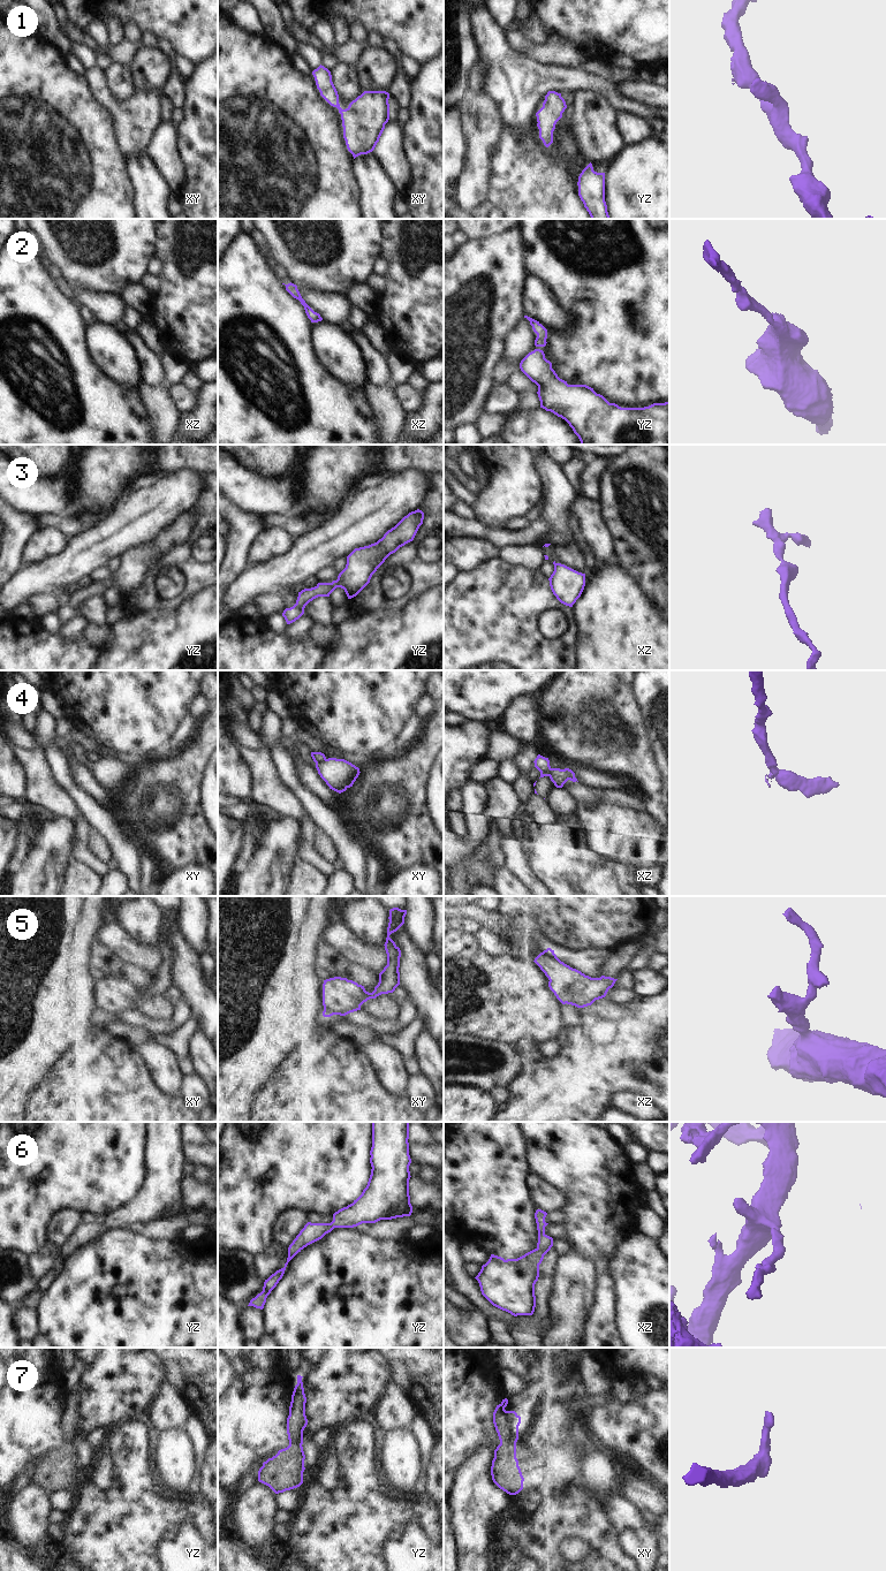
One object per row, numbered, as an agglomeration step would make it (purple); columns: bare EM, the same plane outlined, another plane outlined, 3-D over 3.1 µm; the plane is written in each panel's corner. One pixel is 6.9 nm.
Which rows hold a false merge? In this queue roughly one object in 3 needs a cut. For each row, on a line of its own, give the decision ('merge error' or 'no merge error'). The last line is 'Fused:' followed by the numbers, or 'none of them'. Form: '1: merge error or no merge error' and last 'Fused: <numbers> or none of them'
1: no merge error
2: no merge error
3: no merge error
4: merge error
5: no merge error
6: no merge error
7: no merge error
Fused: 4

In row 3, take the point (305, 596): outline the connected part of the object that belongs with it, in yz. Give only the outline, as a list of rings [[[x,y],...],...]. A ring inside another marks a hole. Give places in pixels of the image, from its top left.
[[[422,510],[411,511],[377,542],[355,548],[347,556],[346,568],[339,574],[336,580],[318,583],[315,587],[298,592],[296,604],[282,613],[287,624],[298,620],[310,601],[318,597],[330,597],[336,587],[343,589],[348,599],[356,597],[370,583],[372,575],[391,554],[414,540],[423,519]]]

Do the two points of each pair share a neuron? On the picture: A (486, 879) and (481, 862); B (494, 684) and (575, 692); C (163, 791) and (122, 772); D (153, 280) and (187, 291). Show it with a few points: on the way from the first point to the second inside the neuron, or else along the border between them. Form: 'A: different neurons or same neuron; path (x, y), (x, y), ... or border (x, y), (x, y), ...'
A: same neuron; path (482, 874), (481, 866)
B: different neurons; border (551, 682), (540, 691)
C: different neurons; border (134, 769), (130, 780), (114, 794)
D: different neurons; border (159, 275), (159, 286), (154, 294)

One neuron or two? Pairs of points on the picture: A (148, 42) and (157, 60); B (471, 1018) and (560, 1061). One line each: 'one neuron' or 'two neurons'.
A: two neurons
B: two neurons

